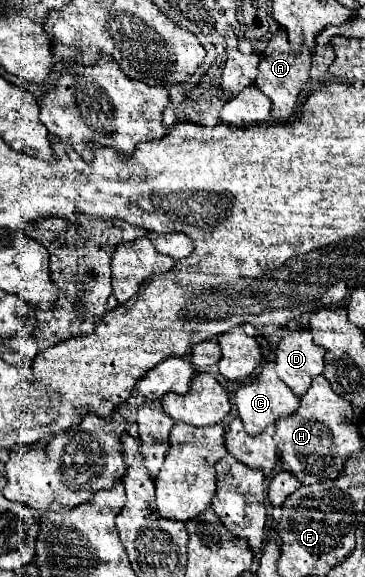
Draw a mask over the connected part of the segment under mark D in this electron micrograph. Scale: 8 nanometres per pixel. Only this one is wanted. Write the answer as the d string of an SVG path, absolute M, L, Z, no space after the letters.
M308 328L290 330L276 348L276 372L278 378L302 396L310 388L312 376L324 370L326 348L314 344Z

